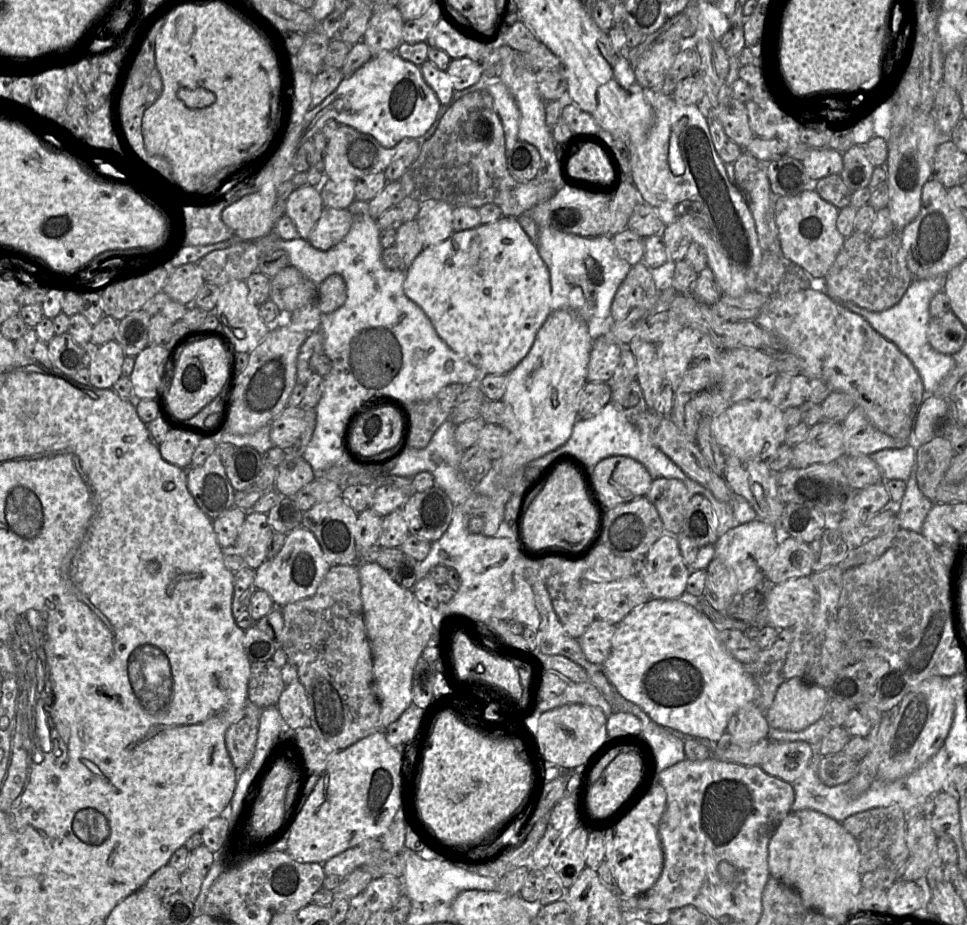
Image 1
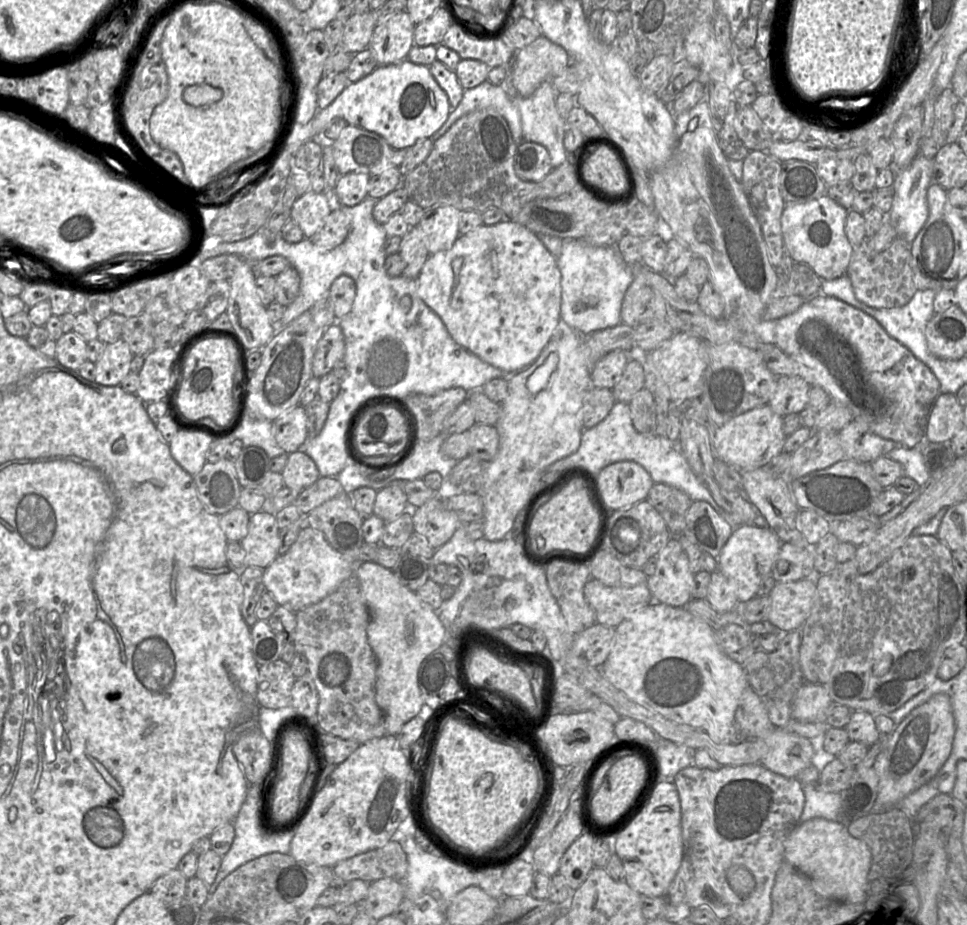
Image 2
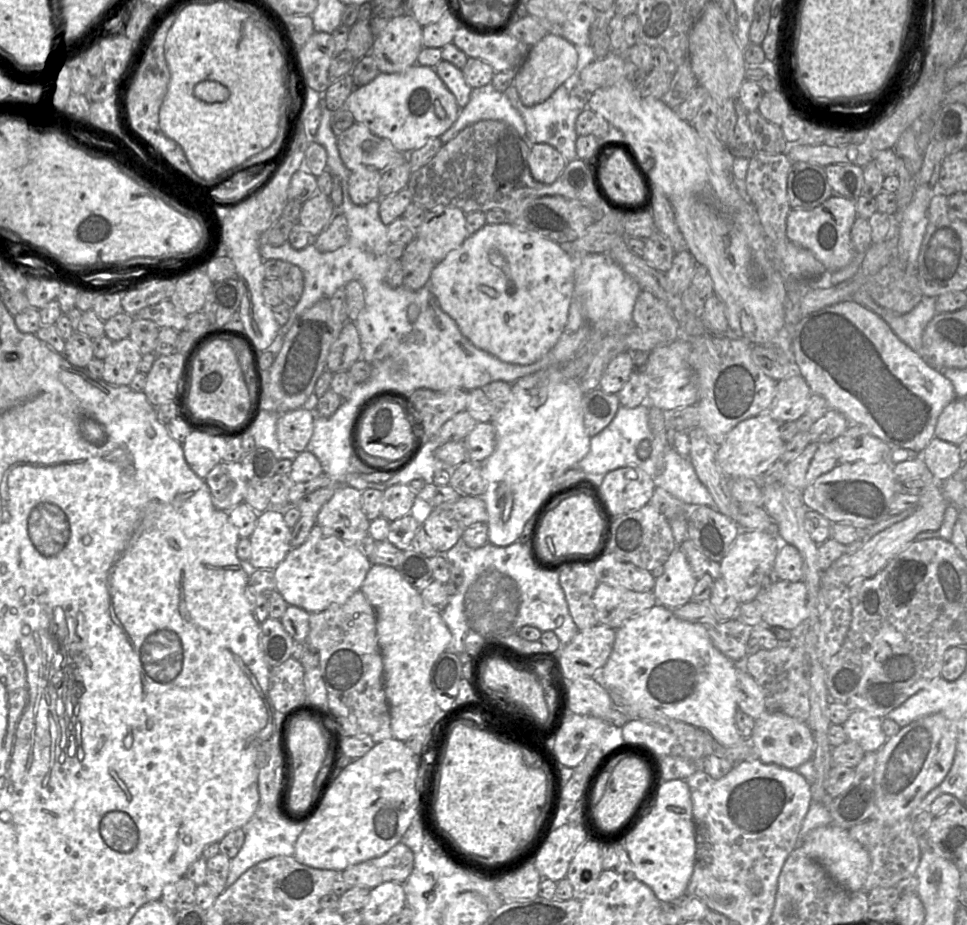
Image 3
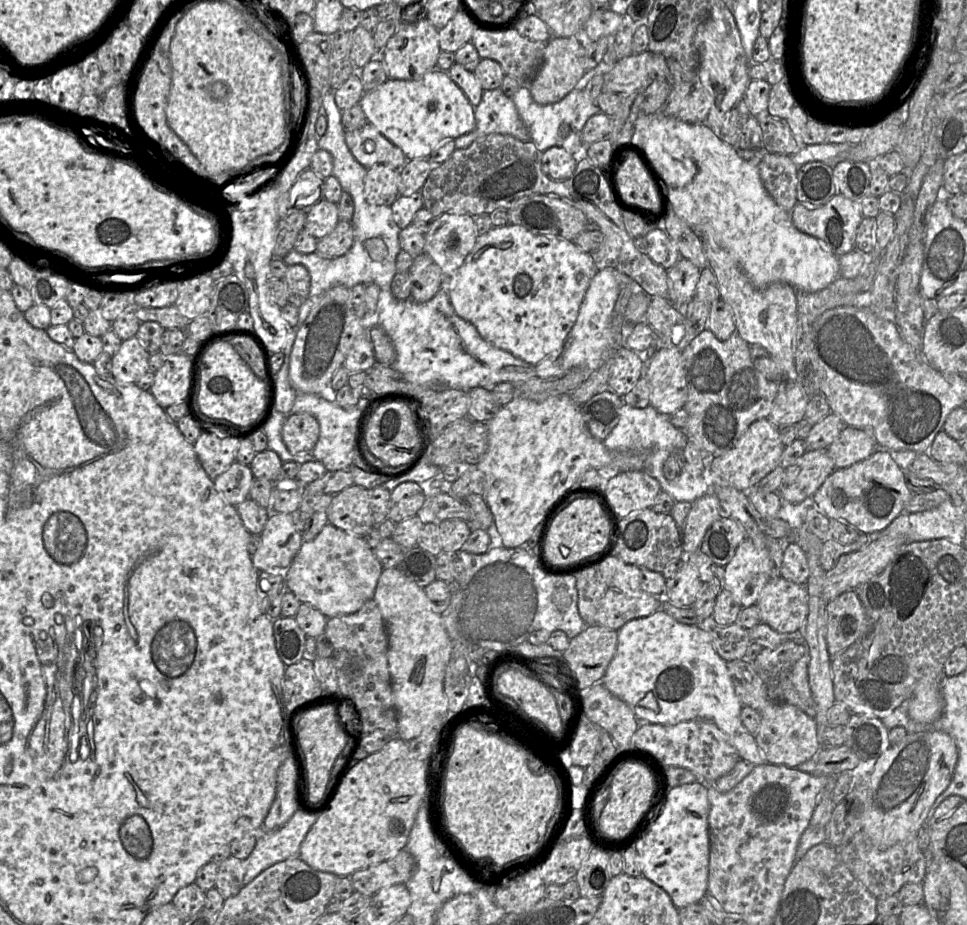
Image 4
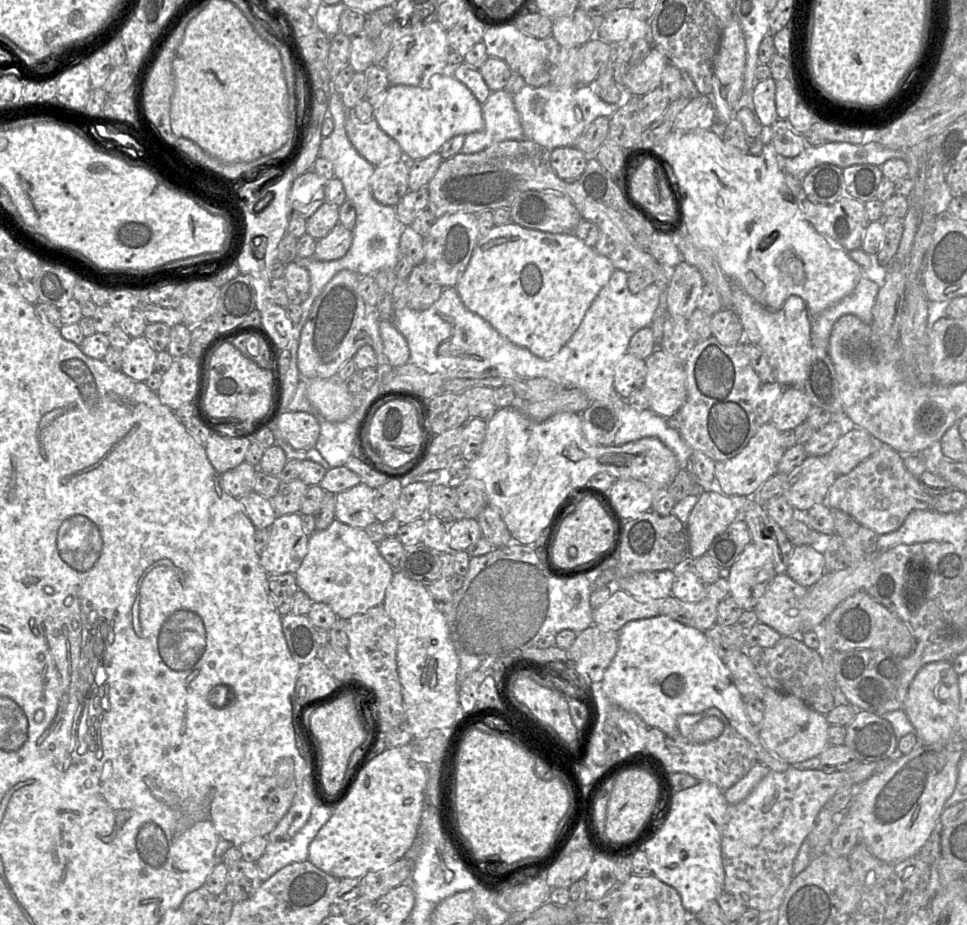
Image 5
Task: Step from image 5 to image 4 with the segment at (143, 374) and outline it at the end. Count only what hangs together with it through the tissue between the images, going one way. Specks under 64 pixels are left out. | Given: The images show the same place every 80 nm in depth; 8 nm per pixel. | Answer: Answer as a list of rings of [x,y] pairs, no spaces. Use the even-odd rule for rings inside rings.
[[[136,336],[122,340],[119,350],[112,356],[112,377],[123,383],[135,384],[148,371],[149,356]]]

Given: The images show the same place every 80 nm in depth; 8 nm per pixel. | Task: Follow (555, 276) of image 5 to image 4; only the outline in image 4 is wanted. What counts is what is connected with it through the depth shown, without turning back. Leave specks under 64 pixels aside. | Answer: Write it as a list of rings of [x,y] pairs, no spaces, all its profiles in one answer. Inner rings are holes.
[[[508,223],[504,226],[493,227],[487,233],[477,237],[473,249],[469,252],[462,265],[451,276],[447,278],[443,277],[443,288],[447,291],[450,302],[457,315],[474,325],[486,341],[500,349],[510,352],[515,357],[529,364],[538,364],[554,354],[564,343],[576,322],[590,282],[598,271],[592,255],[580,250],[572,240],[536,234],[521,226]]]

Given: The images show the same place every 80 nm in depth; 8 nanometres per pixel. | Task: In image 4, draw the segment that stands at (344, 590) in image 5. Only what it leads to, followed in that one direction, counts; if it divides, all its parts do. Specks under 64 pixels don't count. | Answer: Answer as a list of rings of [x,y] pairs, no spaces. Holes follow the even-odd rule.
[[[328,523],[313,539],[302,543],[291,565],[283,573],[288,592],[292,592],[301,603],[309,604],[331,618],[355,613],[365,602],[373,599],[383,569],[364,536],[349,533]]]

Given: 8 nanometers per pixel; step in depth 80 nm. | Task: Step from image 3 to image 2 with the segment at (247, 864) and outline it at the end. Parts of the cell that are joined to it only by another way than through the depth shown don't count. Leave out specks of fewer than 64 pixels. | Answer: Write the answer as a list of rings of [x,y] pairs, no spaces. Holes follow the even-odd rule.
[[[249,785],[246,799],[233,820],[235,838],[230,850],[222,856],[222,863],[214,883],[209,888],[209,893],[213,893],[220,882],[234,870],[243,864],[270,853],[289,854],[291,841],[295,830],[284,831],[277,828],[270,817],[269,801],[262,793],[259,793],[260,785]]]

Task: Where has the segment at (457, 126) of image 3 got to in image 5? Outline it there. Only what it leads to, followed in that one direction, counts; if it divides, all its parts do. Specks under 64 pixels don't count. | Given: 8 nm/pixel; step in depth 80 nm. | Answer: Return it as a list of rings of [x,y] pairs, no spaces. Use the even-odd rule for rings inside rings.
[[[505,90],[492,91],[487,100],[482,104],[482,113],[484,126],[478,132],[465,135],[465,140],[461,150],[463,153],[476,153],[488,148],[494,143],[504,140],[524,139],[523,128],[512,95]]]

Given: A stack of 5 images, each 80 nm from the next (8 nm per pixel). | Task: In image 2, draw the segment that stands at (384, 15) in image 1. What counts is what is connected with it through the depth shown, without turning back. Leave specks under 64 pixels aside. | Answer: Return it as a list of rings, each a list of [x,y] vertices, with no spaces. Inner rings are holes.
[[[406,11],[387,15],[377,22],[368,49],[374,54],[378,65],[396,64],[407,59],[414,46],[415,25]]]

